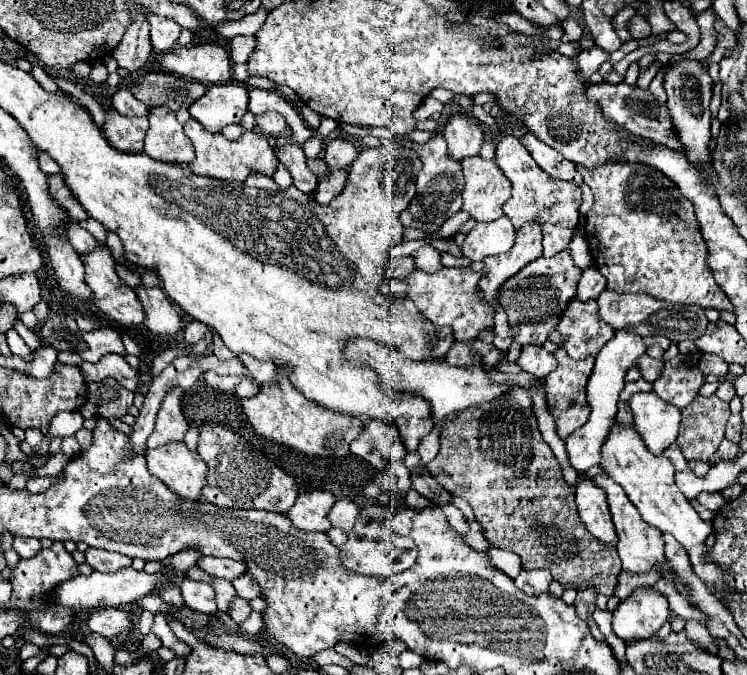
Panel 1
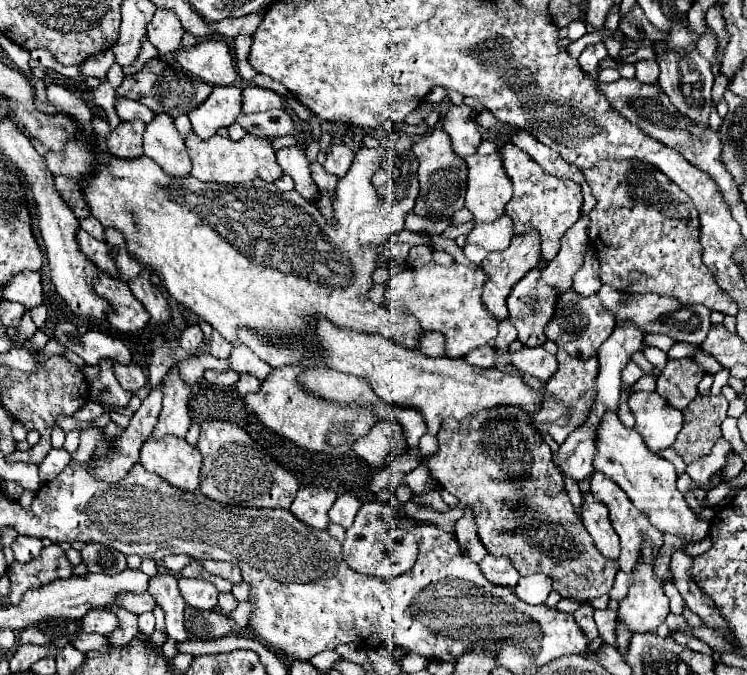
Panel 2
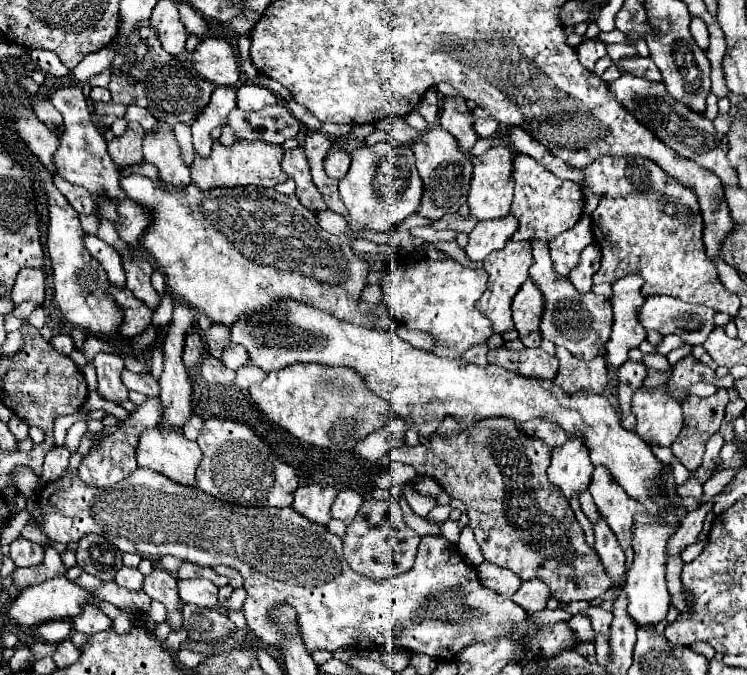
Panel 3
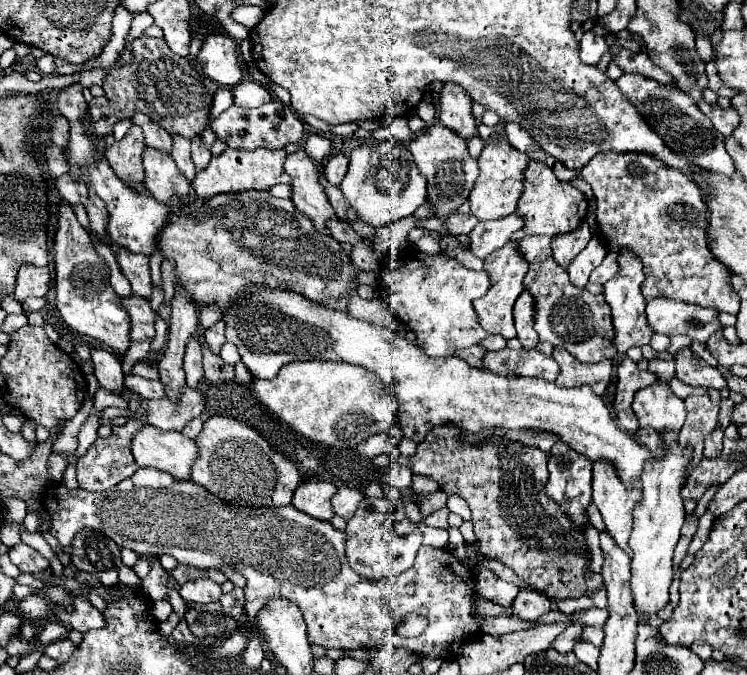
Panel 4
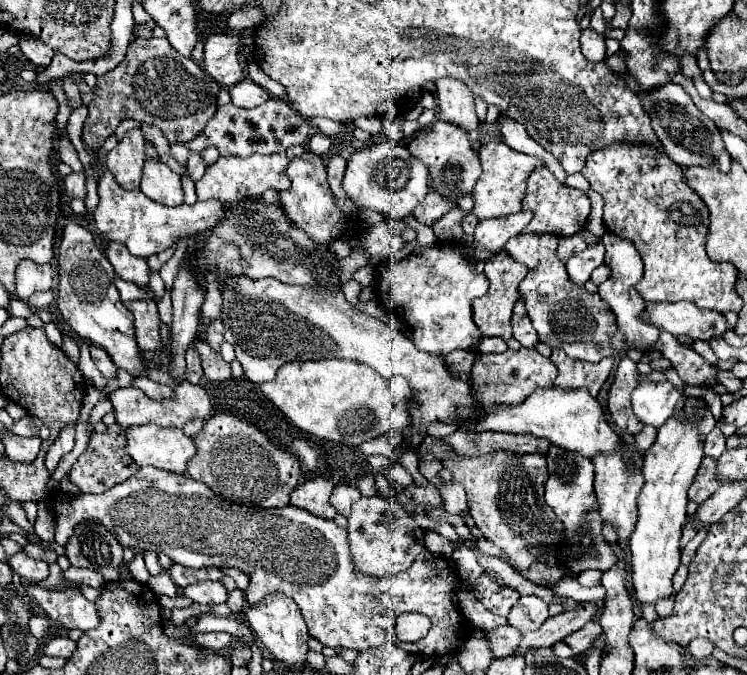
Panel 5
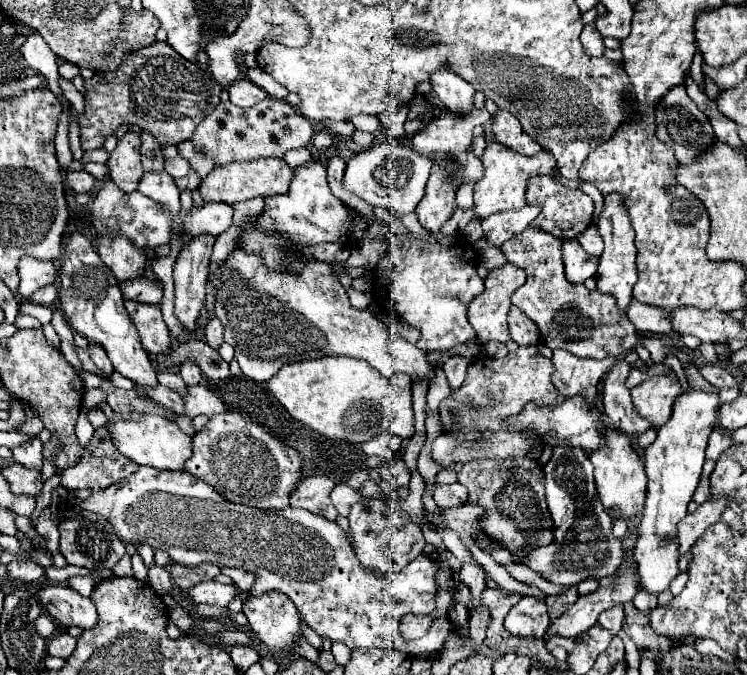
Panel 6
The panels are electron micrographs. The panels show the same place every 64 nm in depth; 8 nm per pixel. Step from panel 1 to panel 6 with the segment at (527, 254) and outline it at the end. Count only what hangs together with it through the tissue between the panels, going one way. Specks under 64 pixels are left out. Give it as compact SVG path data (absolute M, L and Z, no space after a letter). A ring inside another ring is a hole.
M504 264L500 268L494 268L488 272L486 276L486 290L482 296L474 298L474 302L470 302L470 308L468 308L468 320L472 324L472 328L476 330L476 336L482 344L490 342L490 340L496 340L496 342L508 342L510 340L510 332L508 332L508 312L510 312L510 306L512 306L512 294L518 286L522 286L526 282L526 274L522 272L522 268L514 266L514 264Z

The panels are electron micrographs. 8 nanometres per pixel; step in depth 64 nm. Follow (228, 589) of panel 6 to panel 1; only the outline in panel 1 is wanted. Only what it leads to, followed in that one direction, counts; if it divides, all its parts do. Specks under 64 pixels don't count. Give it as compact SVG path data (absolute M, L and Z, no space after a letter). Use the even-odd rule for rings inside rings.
M184 578L180 584L182 596L184 596L184 604L196 612L214 616L218 612L216 608L216 594L212 590L212 586L204 584L204 582L196 582L190 578Z

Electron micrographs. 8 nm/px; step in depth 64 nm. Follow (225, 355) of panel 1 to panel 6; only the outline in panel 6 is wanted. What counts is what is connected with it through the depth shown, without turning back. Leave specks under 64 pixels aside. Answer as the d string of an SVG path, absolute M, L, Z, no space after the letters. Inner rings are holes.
M212 318L212 320L206 324L206 342L208 342L210 348L214 348L214 350L220 348L220 344L224 342L224 340L222 340L222 332L224 332L224 328L222 328L222 324L220 324L218 318Z

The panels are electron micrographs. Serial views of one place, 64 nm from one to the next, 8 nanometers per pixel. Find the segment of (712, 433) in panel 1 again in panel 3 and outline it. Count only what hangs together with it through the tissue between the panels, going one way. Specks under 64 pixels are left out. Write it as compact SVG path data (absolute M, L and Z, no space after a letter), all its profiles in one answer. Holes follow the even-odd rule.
M720 388L714 396L708 398L690 396L682 404L684 428L676 438L676 442L672 444L672 452L688 470L700 466L706 442L712 438L712 434L720 430L720 424L724 422L726 404L728 392L724 388Z

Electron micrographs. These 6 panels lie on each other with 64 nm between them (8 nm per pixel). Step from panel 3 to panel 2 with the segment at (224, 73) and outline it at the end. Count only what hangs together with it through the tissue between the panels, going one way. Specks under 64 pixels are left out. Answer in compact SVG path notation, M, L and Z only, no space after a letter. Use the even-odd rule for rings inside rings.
M208 40L188 50L178 50L174 54L174 62L194 78L200 78L212 86L234 84L238 76L228 46L218 40Z

